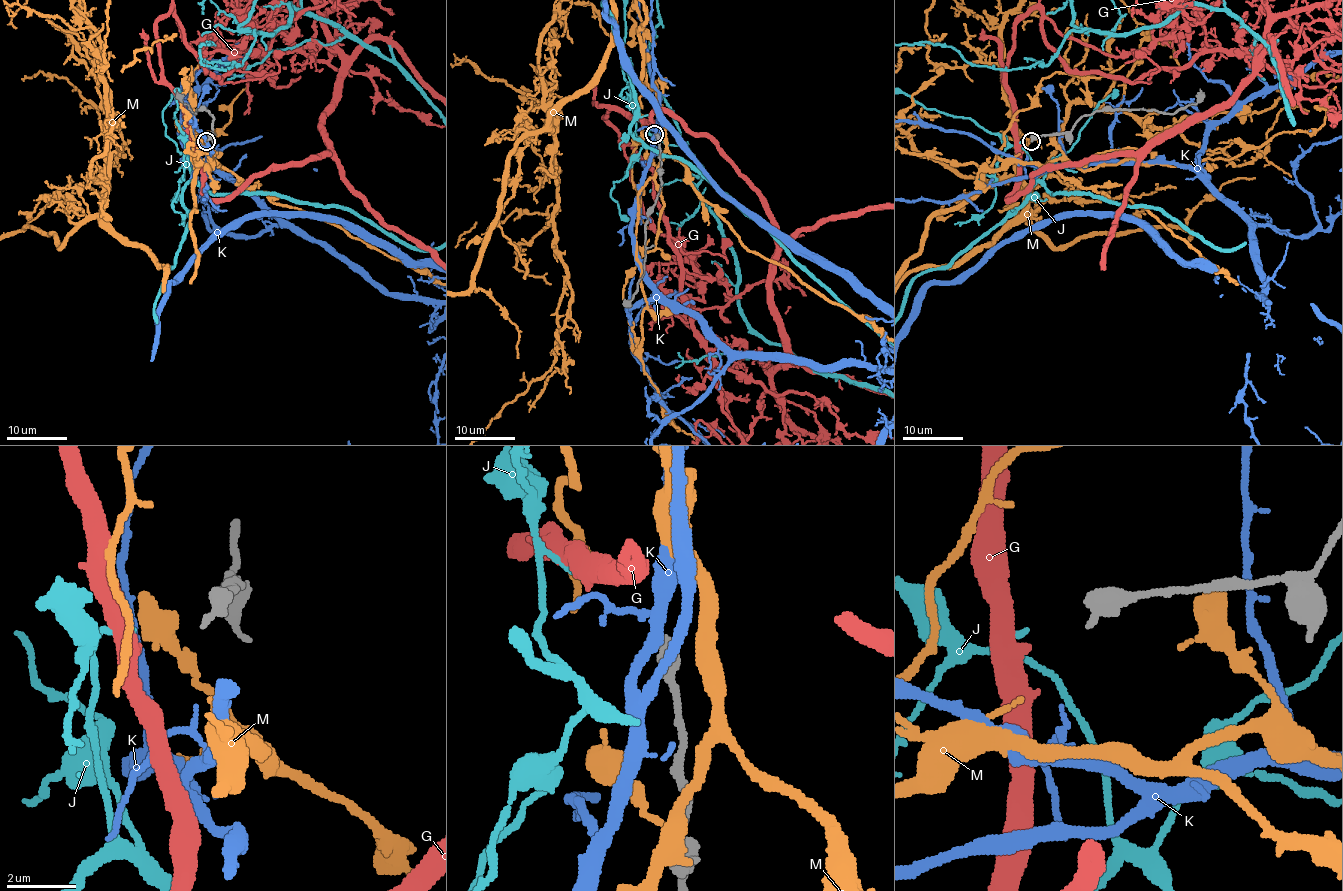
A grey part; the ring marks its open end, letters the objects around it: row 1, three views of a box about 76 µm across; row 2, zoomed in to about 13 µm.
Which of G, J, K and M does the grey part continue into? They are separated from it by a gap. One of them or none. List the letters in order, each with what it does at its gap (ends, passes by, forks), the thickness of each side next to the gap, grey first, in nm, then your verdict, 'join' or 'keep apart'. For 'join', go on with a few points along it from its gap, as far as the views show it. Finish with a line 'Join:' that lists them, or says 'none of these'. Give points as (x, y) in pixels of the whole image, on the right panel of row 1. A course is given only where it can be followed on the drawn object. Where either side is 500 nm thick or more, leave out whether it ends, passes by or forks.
G: it passes by; calibres 280 and 340 nm; keep apart
J: it ends; calibres 280 and 160 nm; join
K: it passes by; calibres 280 and 120 nm; keep apart
M: it ends; calibres 280 and 120 nm; keep apart
Join: J

